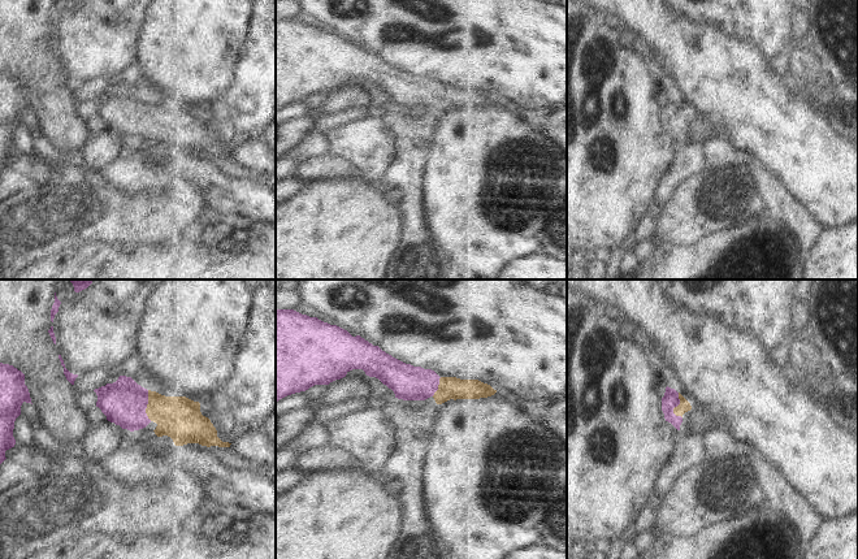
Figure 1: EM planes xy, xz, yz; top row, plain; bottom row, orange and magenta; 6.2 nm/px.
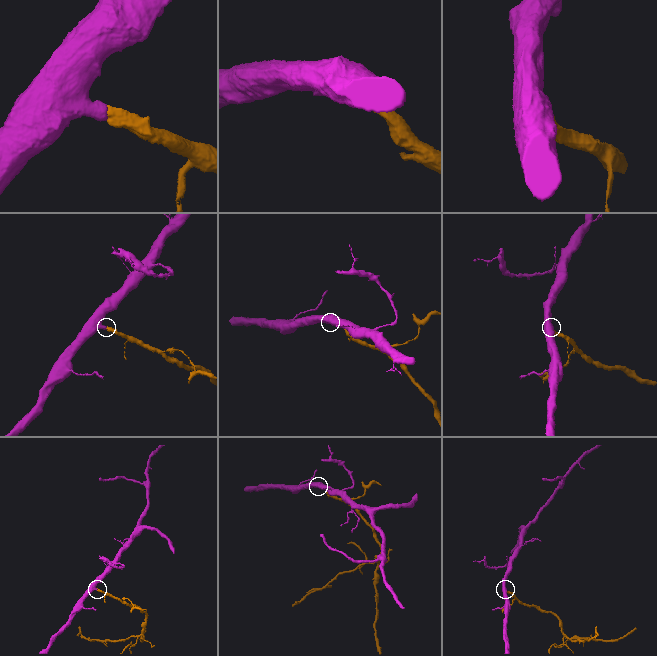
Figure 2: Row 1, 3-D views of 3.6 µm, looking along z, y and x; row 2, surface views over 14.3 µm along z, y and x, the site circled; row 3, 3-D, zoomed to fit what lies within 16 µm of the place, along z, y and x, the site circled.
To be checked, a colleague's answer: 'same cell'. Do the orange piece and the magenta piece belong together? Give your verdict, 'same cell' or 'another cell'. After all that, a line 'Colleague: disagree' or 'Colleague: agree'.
same cell
Colleague: agree

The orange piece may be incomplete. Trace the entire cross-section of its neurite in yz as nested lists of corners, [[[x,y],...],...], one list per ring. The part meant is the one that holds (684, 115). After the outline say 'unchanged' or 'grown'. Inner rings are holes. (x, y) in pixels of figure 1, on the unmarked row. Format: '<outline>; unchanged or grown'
[[[666,96],[662,107],[662,120],[666,130],[671,131],[677,139],[682,131],[682,124],[692,118],[690,112],[675,98]]]; grown

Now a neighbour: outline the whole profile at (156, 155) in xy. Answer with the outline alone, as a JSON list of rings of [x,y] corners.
[[[151,130],[146,136],[134,139],[129,143],[129,150],[139,150],[139,156],[144,157],[150,164],[161,166],[166,160],[172,159],[176,153],[168,144],[157,146],[155,143],[157,133]]]

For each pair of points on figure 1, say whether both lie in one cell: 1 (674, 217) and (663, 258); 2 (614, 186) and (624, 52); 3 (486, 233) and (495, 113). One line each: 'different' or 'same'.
1: different
2: same
3: same

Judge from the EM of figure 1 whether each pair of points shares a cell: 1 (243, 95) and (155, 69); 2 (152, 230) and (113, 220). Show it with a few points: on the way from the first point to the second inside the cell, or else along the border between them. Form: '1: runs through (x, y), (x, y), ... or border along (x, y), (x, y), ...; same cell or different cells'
1: border along (238, 61), (234, 82), (203, 109); different cells
2: runs through (143, 221), (122, 220); same cell

